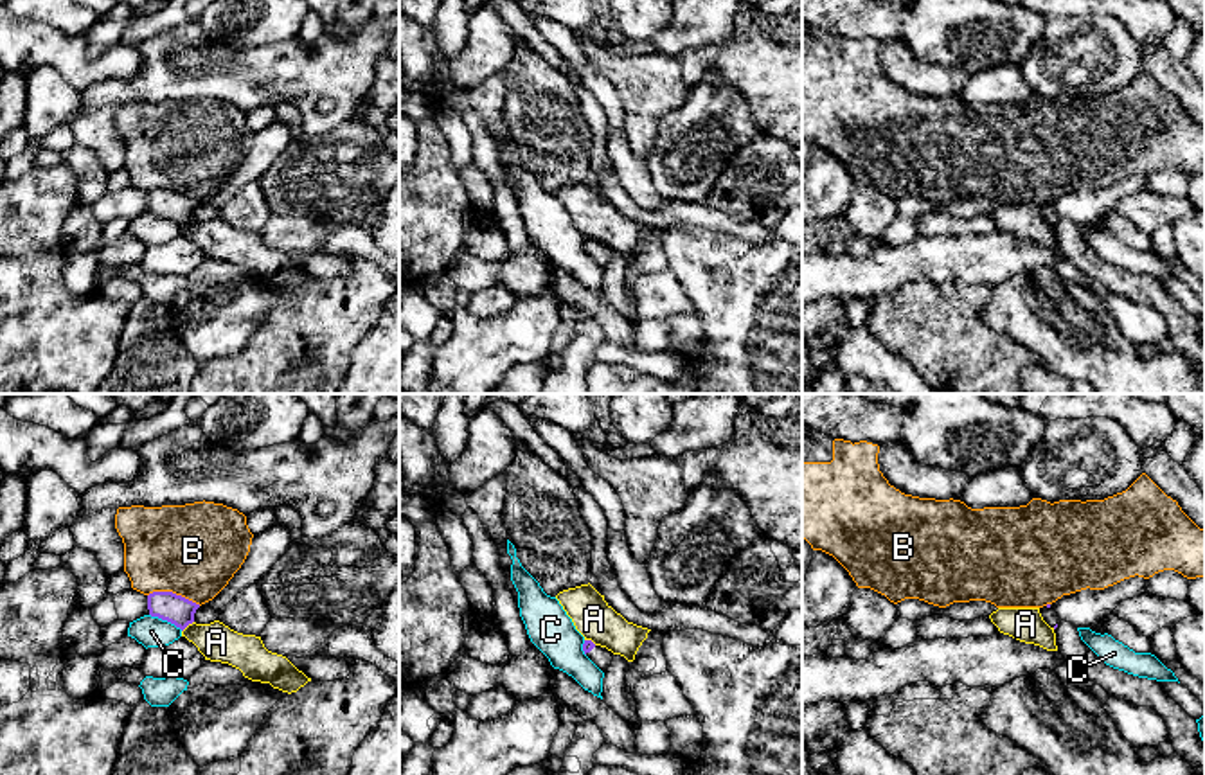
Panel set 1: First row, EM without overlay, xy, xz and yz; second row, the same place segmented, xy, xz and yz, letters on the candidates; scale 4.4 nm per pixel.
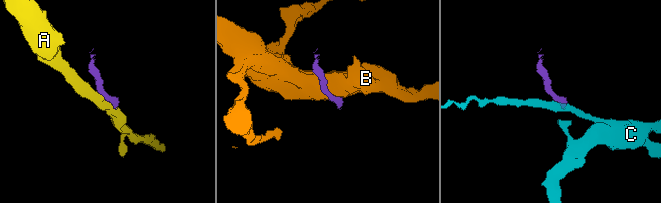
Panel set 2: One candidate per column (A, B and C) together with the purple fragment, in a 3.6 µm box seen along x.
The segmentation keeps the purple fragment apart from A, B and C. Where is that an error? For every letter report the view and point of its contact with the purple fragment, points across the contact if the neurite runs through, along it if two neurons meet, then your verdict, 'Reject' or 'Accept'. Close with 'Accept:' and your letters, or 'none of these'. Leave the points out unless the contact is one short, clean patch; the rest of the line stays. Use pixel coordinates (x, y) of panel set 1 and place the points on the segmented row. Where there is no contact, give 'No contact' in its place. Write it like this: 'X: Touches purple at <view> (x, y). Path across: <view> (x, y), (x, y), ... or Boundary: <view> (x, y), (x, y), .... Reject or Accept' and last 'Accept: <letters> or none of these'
A: Touches purple at xy (187, 624). Boundary: xy (193, 621), (182, 632). Reject
B: Touches purple at xy (175, 594). Reject
C: Touches purple at xy (166, 619). Boundary: xy (150, 614), (182, 630). Reject
Accept: none of these

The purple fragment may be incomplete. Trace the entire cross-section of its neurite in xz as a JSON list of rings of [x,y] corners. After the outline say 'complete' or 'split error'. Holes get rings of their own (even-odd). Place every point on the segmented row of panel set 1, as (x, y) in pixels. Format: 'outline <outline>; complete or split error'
outline [[[585,640],[583,651],[602,673],[611,665],[613,653],[606,647],[595,646],[592,640]]]; split error

